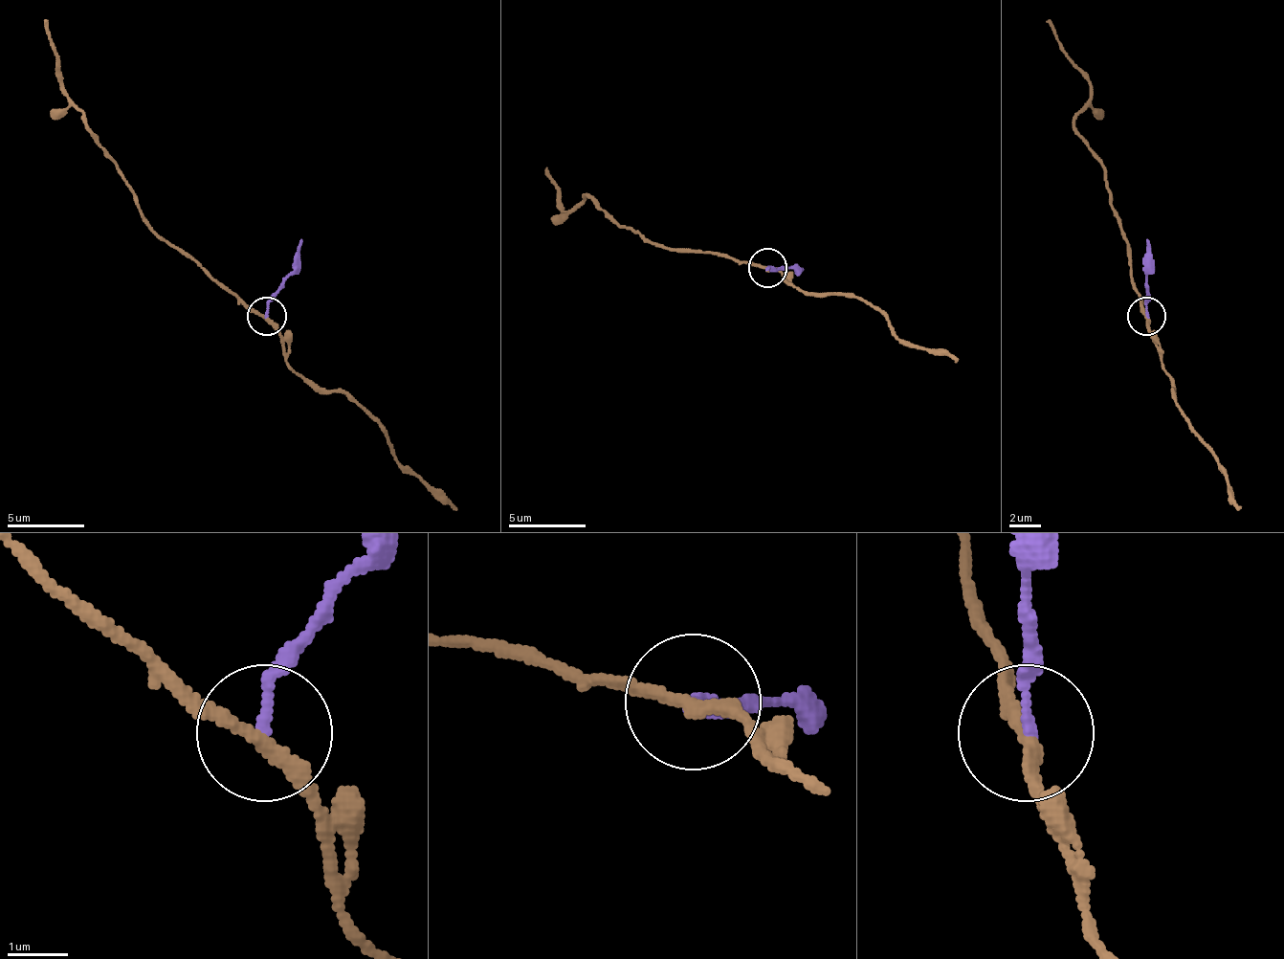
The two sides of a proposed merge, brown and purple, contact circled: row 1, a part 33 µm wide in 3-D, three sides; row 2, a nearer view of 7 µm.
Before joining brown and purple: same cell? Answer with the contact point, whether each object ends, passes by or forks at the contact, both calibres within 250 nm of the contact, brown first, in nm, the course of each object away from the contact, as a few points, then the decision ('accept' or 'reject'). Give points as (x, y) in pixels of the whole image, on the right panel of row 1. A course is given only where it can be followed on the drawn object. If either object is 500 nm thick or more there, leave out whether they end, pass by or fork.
at (1146, 316); brown passes by; purple ends there; 220 nm thick on the brown side, 170 nm on the other; brown runs (1145, 315), (1141, 311), (1122, 226), (1111, 211), (1103, 160), (1075, 129), (1075, 114), (1091, 86), (1045, 21); purple runs (1145, 315), (1145, 237); reject

